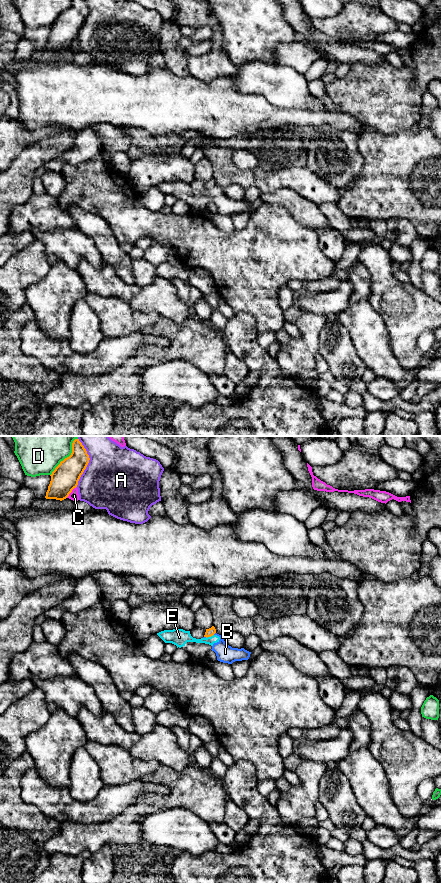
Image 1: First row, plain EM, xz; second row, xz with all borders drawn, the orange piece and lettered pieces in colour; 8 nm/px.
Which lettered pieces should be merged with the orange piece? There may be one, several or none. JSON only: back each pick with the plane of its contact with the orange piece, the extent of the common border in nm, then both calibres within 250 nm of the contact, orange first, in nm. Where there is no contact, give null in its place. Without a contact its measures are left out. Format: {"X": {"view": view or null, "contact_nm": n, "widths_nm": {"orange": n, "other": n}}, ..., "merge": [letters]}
{"merge": []}

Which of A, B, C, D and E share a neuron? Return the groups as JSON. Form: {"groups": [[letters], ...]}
{"groups": [["A"], ["B", "E"], ["C"], ["D"]]}

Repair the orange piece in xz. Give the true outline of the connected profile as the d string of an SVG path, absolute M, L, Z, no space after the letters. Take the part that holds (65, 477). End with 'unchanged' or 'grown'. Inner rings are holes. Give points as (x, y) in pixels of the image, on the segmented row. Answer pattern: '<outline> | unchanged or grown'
M79 441L72 443L72 453L52 472L51 481L46 492L46 499L64 500L77 487L78 481L89 463L89 455Z | unchanged

